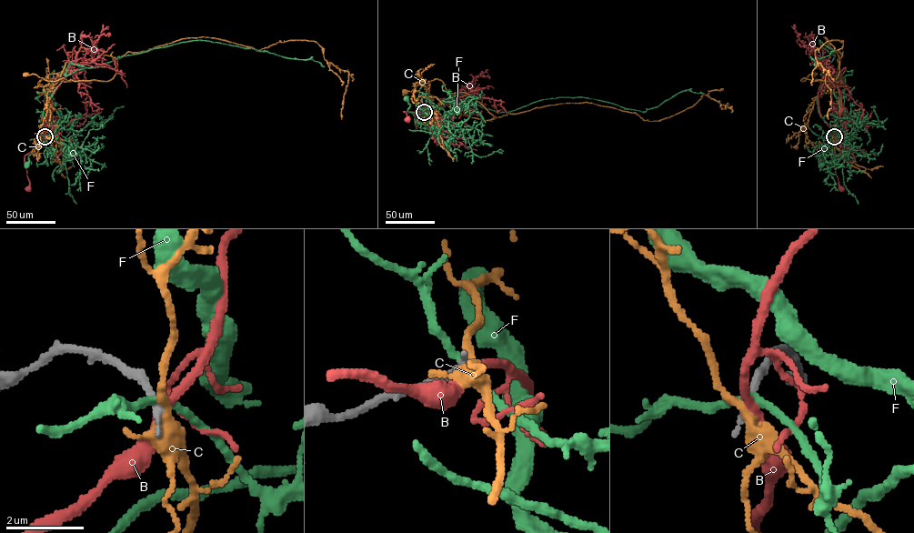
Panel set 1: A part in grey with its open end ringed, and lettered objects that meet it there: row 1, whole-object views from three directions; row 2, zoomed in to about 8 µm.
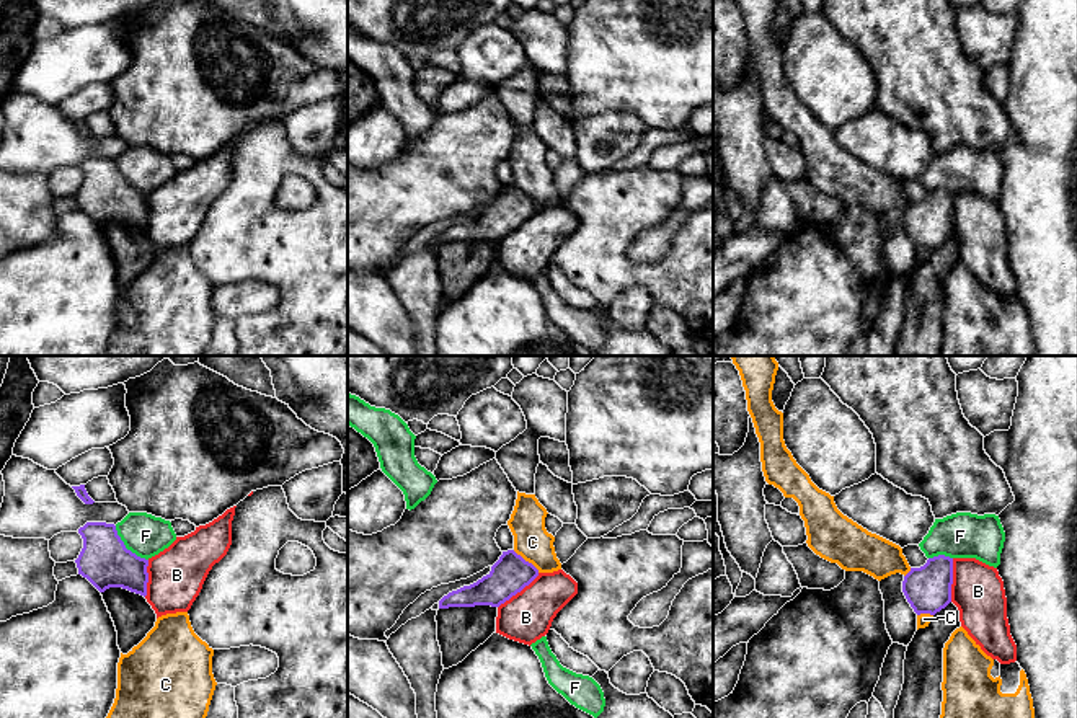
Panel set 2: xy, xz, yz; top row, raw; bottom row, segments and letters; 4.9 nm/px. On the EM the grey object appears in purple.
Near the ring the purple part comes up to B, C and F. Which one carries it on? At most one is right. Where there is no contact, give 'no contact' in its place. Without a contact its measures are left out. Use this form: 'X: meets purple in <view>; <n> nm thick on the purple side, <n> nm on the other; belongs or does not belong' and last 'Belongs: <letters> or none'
B: meets purple in yz; 220 nm thick on the purple side, 260 nm on the other; does not belong
C: meets purple in xz; 190 nm thick on the purple side, 180 nm on the other; does not belong
F: meets purple in xy; 240 nm thick on the purple side, 200 nm on the other; does not belong
Belongs: none

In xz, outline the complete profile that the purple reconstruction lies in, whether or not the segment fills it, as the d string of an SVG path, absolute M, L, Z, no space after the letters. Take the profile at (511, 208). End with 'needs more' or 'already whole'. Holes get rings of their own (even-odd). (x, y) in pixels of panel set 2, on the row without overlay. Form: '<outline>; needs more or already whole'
M514 184L503 186L491 206L470 220L449 227L439 235L439 243L449 242L499 242L521 227L538 211L538 204Z; already whole

